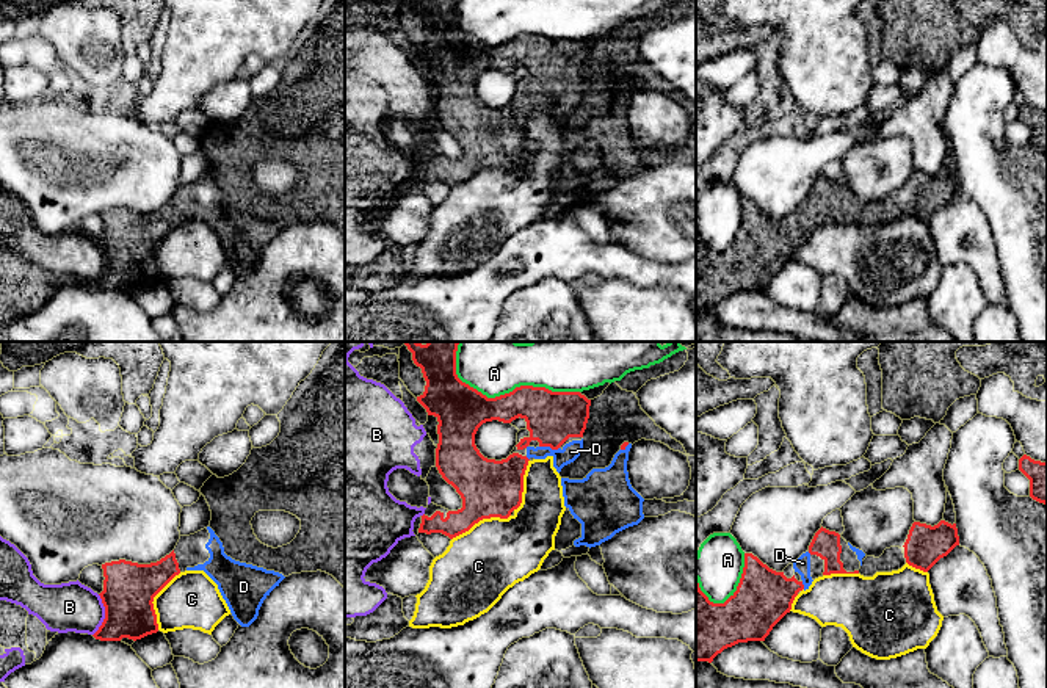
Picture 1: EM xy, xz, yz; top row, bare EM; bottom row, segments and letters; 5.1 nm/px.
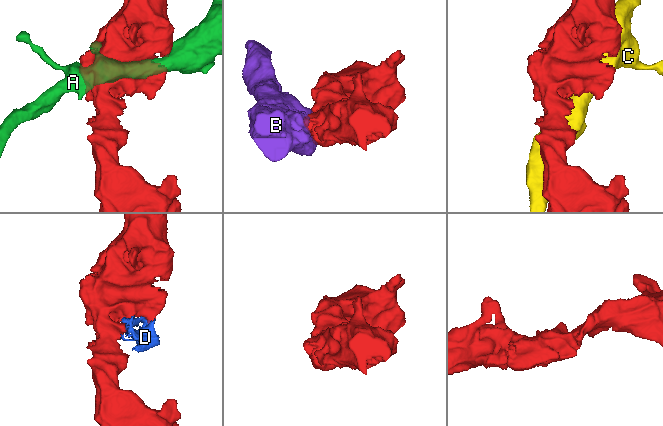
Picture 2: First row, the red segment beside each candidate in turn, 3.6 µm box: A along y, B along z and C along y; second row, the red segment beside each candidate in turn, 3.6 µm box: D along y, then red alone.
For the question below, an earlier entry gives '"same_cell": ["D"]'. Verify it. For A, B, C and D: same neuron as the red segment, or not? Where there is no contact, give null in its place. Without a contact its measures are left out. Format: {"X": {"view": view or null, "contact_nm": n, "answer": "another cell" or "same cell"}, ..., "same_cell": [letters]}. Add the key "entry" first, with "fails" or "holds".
{"entry": "holds", "A": {"view": "xz", "contact_nm": 650, "answer": "another cell"}, "B": {"view": "xy", "contact_nm": 220, "answer": "another cell"}, "C": {"view": "xy", "contact_nm": 320, "answer": "another cell"}, "D": {"view": "xz", "contact_nm": 110, "answer": "same cell"}, "same_cell": ["D"]}

